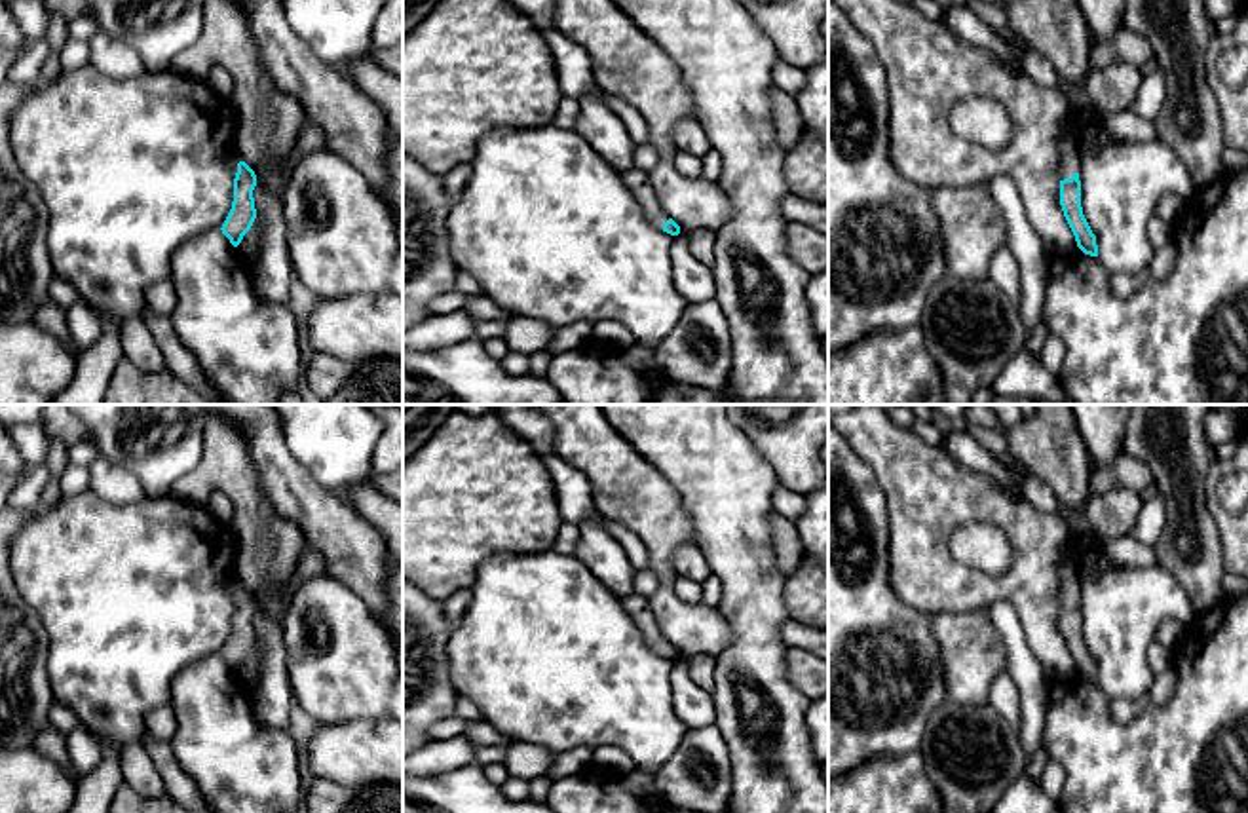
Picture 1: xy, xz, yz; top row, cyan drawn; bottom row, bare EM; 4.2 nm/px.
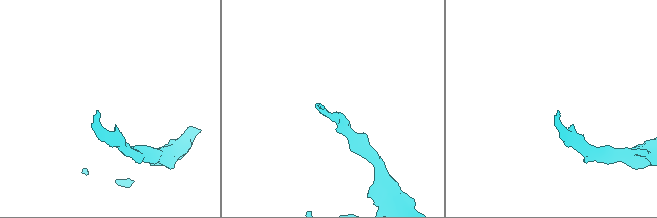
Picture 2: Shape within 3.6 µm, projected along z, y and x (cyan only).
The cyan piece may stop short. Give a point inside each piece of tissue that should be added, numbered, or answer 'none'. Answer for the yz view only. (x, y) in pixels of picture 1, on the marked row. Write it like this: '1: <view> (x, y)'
1: yz (1068, 156)

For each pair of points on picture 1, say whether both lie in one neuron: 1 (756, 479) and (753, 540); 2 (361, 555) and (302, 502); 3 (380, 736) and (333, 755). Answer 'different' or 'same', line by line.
1: same
2: same
3: same

